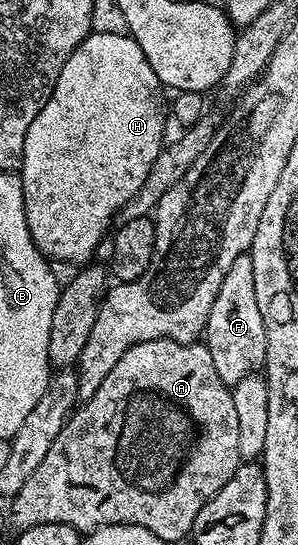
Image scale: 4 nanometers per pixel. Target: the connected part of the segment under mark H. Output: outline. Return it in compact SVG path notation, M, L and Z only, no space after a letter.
M91 33L67 57L47 105L39 109L39 117L27 129L19 168L27 229L31 229L31 237L46 259L88 264L101 238L110 234L109 222L112 224L123 205L139 193L139 185L147 181L147 173L151 173L151 165L155 165L155 157L166 142L167 99L161 94L163 88L155 69L128 33Z

